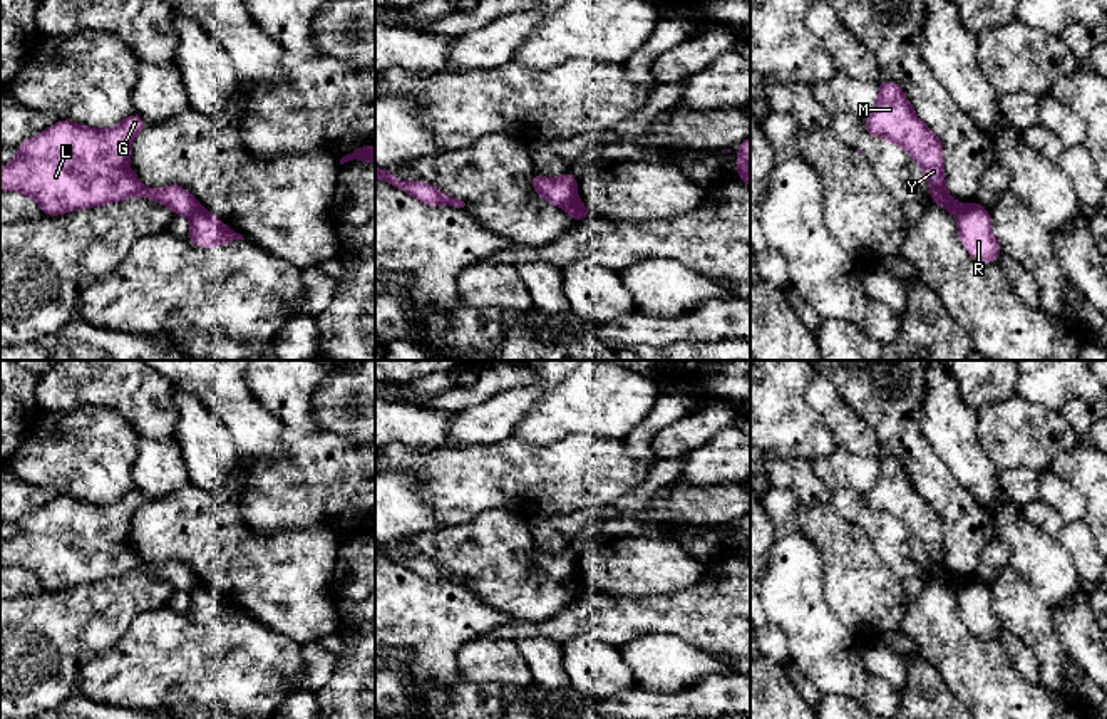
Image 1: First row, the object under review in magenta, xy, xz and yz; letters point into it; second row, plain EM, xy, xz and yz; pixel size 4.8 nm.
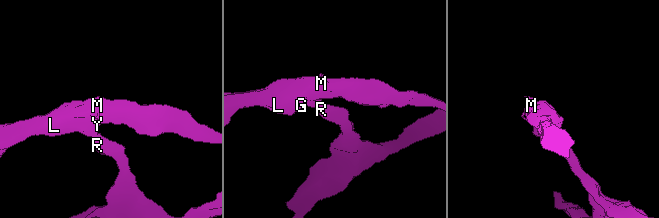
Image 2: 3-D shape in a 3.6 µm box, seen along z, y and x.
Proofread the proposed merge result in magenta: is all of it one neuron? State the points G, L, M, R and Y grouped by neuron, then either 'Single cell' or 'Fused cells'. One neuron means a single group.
Groups: G L M Y / R. Fused cells

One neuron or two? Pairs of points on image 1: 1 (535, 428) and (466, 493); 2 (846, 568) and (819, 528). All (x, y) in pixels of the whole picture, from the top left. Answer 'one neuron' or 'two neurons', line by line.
1: two neurons
2: one neuron

